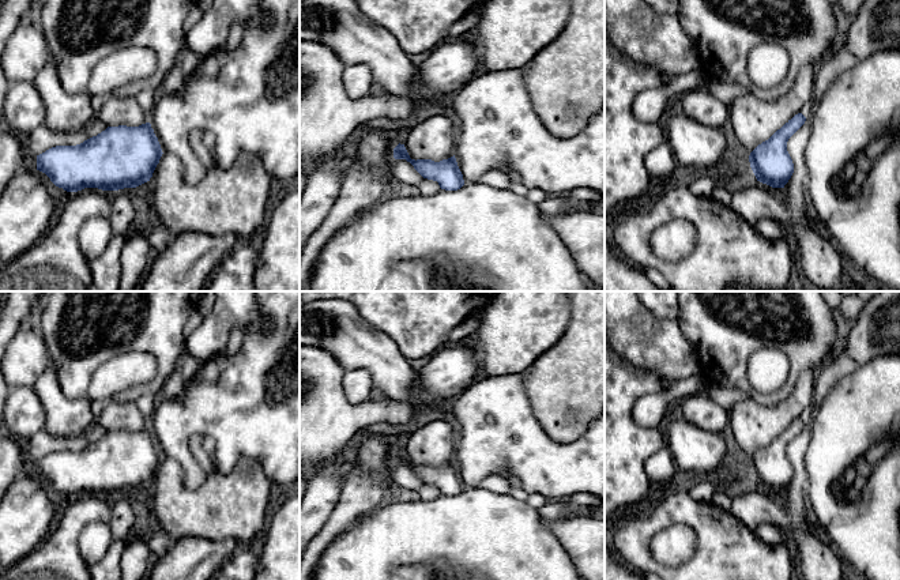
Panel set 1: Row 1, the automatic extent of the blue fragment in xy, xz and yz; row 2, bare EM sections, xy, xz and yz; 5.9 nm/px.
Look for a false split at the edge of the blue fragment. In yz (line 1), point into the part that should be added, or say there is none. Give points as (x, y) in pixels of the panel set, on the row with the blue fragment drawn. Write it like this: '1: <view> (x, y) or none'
1: none

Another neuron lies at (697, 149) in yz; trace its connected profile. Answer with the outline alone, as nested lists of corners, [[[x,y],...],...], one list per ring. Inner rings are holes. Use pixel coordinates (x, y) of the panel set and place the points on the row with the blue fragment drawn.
[[[677,105],[667,110],[663,117],[666,142],[671,147],[678,169],[682,173],[716,173],[730,158],[727,155],[727,140],[722,128],[705,127],[688,117]]]

